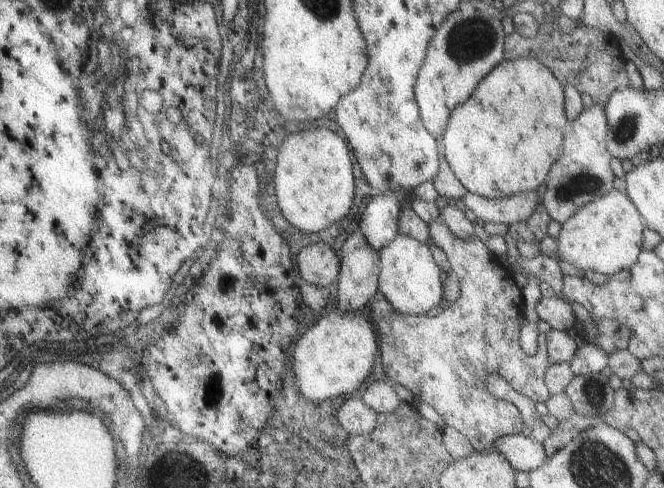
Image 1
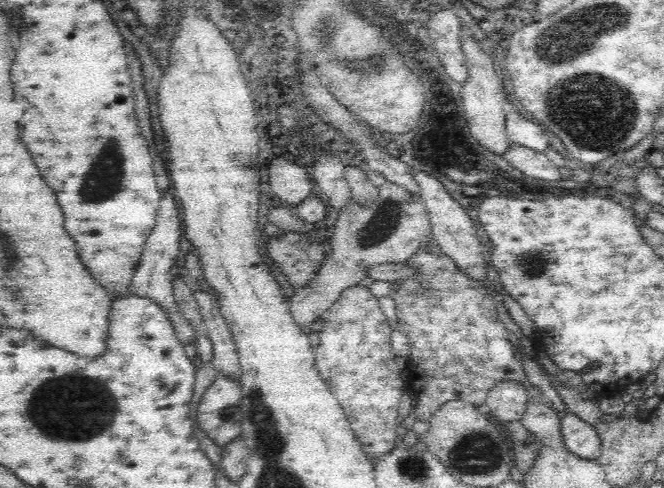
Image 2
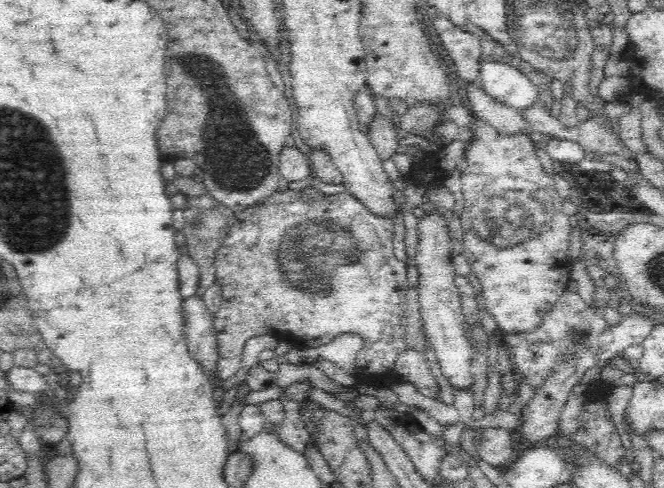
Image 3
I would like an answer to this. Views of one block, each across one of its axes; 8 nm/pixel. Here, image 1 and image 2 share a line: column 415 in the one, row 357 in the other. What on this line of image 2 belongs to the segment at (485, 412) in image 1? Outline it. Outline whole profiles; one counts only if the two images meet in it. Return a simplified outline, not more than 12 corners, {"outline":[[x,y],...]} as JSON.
{"outline":[[369,286],[311,328],[317,372],[366,458],[401,443],[402,382]]}

